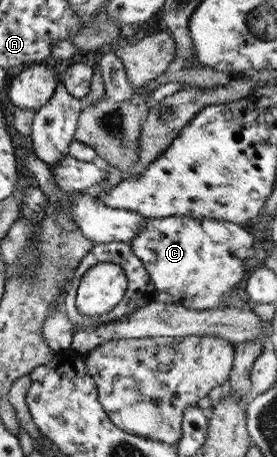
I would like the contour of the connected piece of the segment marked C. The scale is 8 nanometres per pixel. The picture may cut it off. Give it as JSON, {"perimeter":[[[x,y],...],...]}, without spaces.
{"perimeter":[[[185,216],[145,218],[141,229],[128,241],[132,254],[143,264],[156,291],[169,293],[177,303],[192,310],[225,307],[224,299],[231,292],[242,292],[243,279],[249,273],[243,267],[243,259],[251,257],[255,243],[257,238],[248,226]]]}

